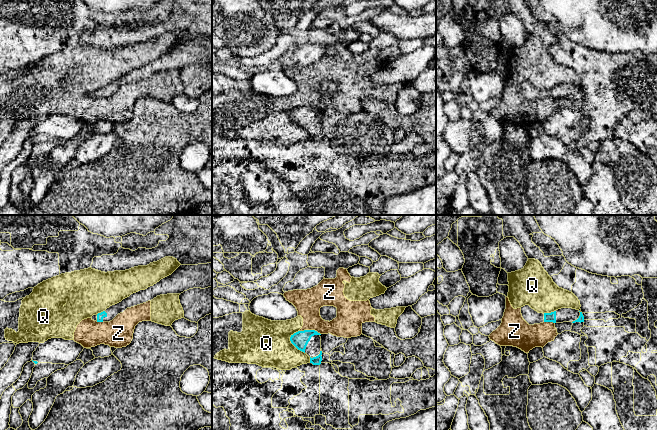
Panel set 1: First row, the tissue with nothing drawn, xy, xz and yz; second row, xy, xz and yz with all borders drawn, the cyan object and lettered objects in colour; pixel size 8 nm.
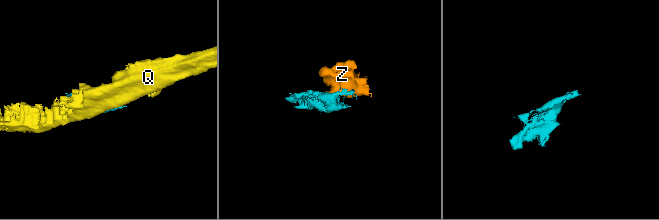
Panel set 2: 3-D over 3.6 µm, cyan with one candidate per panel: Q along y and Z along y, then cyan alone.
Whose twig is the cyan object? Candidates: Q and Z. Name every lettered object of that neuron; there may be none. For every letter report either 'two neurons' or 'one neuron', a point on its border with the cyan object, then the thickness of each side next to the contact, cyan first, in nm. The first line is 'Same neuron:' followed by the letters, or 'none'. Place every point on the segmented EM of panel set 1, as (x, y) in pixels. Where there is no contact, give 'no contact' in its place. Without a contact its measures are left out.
Same neuron: none
Q: two neurons; contact xz (291, 342); calibres 140 and 380 nm
Z: two neurons; contact xz (310, 330); calibres 140 and 220 nm

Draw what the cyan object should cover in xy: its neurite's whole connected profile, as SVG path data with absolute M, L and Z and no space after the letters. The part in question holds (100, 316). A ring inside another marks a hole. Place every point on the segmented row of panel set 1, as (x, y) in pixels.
M212 263L180 265L171 275L161 279L153 286L131 294L121 302L93 315L91 318L97 322L110 322L127 308L146 303L157 296L181 294L189 289L208 287L212 287Z

